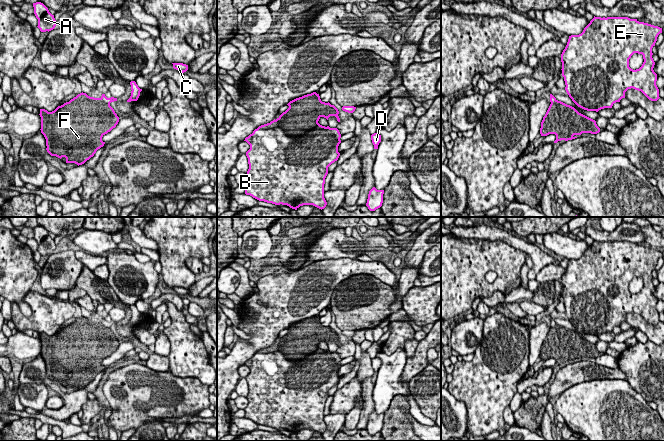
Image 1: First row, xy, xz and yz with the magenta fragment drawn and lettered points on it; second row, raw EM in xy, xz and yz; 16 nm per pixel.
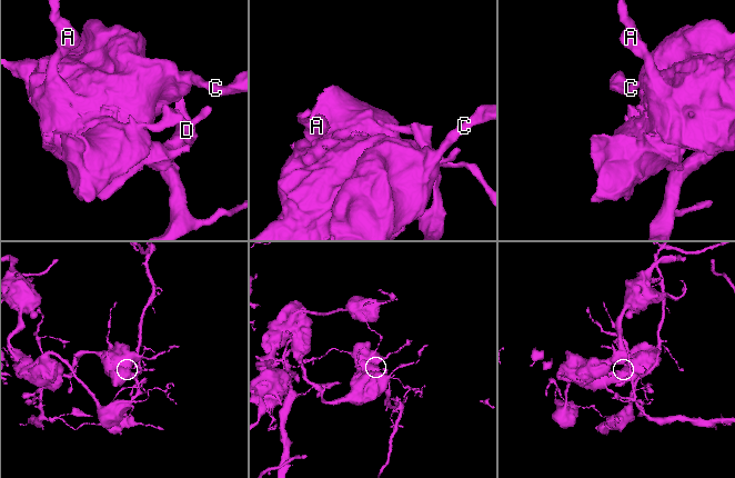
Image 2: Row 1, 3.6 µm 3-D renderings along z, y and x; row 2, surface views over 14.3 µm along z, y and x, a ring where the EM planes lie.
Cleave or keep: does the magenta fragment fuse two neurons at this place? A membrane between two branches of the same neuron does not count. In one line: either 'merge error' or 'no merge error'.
merge error

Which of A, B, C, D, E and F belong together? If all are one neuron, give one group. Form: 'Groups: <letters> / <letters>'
Groups: A B C E F / D

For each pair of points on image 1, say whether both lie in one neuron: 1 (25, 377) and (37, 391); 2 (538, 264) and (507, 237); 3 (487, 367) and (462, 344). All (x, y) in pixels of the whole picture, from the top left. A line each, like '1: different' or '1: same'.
1: different
2: same
3: different

